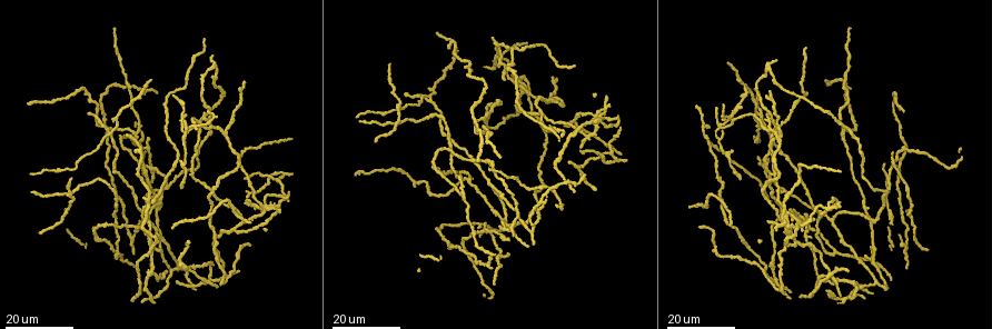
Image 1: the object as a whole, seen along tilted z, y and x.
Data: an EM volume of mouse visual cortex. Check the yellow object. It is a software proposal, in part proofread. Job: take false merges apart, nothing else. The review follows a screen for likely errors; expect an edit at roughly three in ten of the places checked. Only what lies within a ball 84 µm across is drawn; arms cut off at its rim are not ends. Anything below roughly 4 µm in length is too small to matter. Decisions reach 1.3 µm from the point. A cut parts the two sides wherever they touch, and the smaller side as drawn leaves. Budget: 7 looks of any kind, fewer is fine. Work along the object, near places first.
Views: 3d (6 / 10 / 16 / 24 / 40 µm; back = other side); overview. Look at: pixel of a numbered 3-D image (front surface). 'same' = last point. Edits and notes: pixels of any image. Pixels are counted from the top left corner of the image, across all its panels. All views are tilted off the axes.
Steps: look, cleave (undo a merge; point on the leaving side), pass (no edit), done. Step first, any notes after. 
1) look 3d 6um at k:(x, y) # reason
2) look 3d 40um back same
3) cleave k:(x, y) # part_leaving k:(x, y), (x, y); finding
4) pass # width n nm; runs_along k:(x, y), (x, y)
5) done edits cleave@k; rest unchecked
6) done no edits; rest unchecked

look 3d 24um at 1:(264, 206) # four arms meet

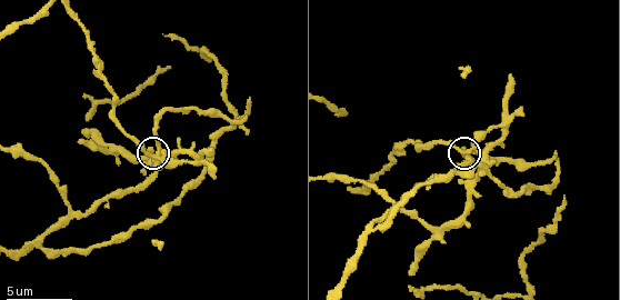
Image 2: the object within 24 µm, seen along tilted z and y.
look 3d 10um at 2:(154, 158) # zoom in

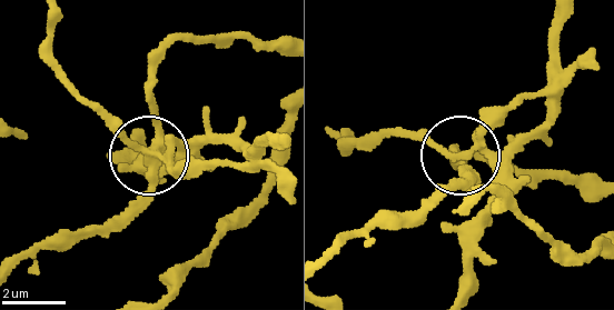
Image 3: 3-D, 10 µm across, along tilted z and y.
pass # width 260 nm; one neuron here

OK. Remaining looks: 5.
look 3d 24um at 1:(166, 189) # branch point

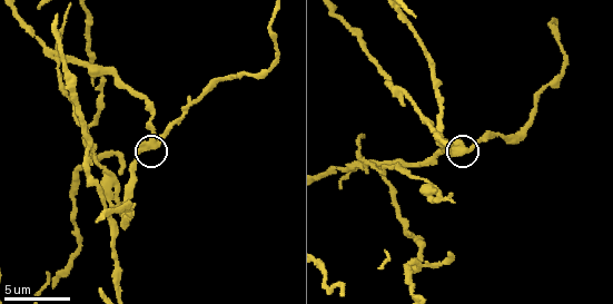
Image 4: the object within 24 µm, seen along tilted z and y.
look 3d 10um at 4:(152, 142)

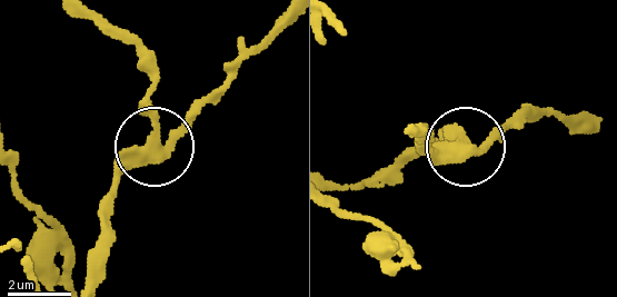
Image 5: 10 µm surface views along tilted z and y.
pass # side_arm 72 um; runs_along 5:(284, 13), (165, 147), (157, 141), (148, 57); continuous, no second neuron

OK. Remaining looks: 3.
look 3d 16um at 4:(60, 62) # three-way junction

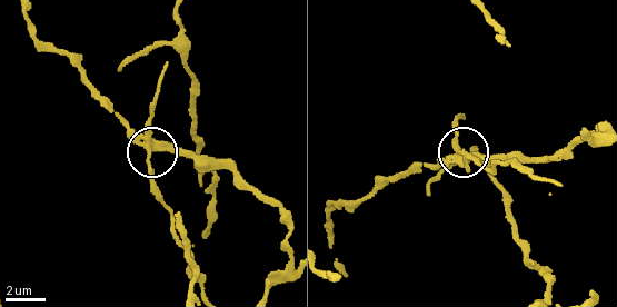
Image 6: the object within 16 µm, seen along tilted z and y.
look 3d 6um at 6:(149, 150) # closer look

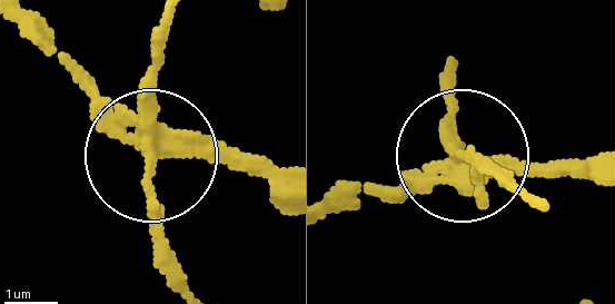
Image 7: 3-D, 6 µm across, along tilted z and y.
cleave 7:(147, 207) # arms 3; part_leaving 7:(149, 135), (151, 251), (176, 286); a second neuron is stuck on

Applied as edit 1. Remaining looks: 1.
done edits cleave@7; rest unchecked

